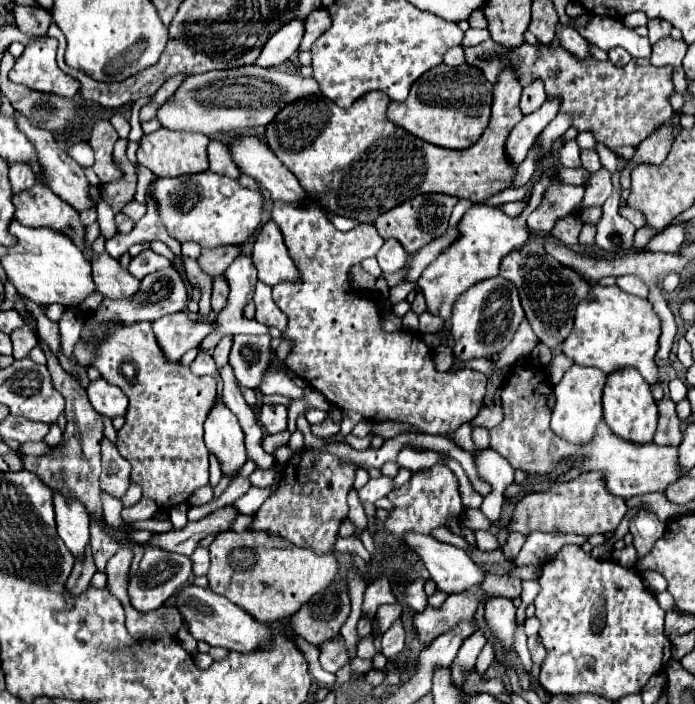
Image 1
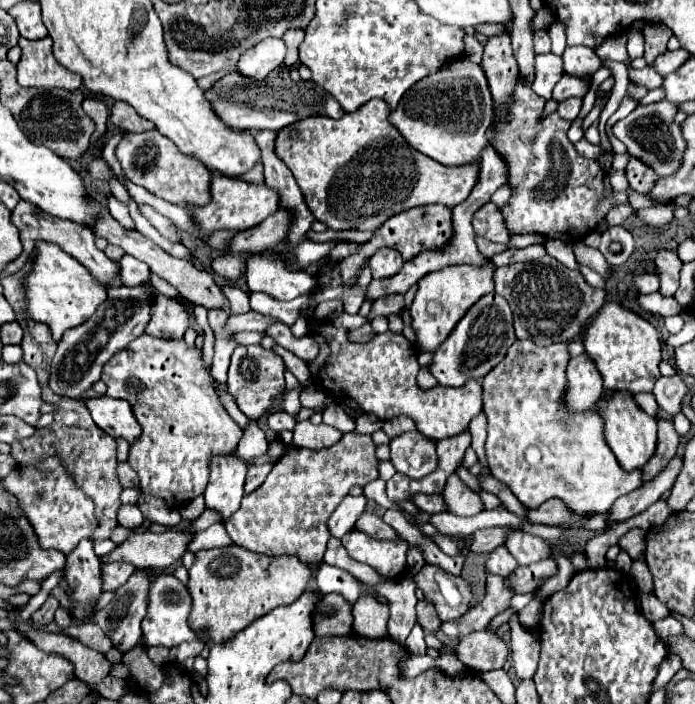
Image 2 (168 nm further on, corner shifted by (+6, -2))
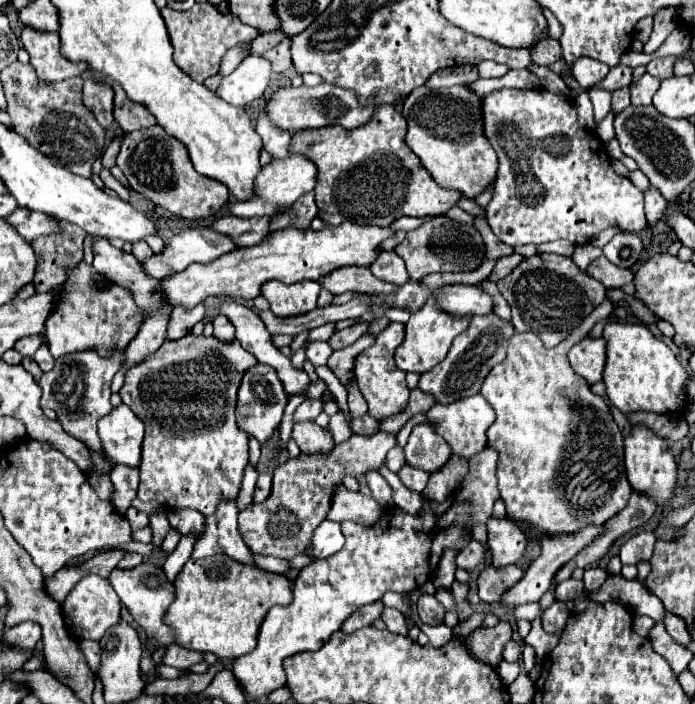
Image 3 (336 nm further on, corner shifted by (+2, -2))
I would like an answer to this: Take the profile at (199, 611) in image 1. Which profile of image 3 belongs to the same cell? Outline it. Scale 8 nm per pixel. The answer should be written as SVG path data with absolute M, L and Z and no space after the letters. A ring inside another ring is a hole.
M141 563L133 569L113 569L109 575L109 583L115 589L115 593L119 595L121 603L131 613L131 617L147 631L147 641L149 641L151 653L159 645L171 645L173 643L171 631L167 629L167 625L163 625L163 613L167 611L167 607L171 605L171 601L175 597L175 593L173 593L175 587L167 581L161 567L155 567L151 563Z

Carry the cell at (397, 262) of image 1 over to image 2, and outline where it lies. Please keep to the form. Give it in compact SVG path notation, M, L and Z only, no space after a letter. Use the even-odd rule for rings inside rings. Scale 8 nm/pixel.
M383 247L369 259L369 265L371 265L373 279L383 279L383 277L391 277L391 275L399 273L403 259L399 257L399 253L395 253L395 249Z

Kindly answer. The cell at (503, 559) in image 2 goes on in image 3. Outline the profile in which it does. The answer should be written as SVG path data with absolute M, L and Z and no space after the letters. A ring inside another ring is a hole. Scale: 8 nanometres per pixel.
M509 565L507 569L483 569L479 577L479 597L485 603L495 603L503 597L505 591L509 591L513 585L517 585L523 577L523 571L517 565Z

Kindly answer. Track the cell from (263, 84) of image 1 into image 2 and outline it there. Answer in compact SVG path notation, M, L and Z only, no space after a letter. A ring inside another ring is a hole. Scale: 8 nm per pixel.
M235 69L225 73L219 81L215 81L205 91L205 99L211 103L219 119L223 119L231 129L239 129L239 131L243 129L279 131L281 127L291 125L303 117L325 115L325 117L339 119L343 115L343 109L339 107L339 103L329 93L319 89L313 81L295 83L293 79L281 79L281 77L273 77L273 83L271 79L257 81L257 79L245 77Z

